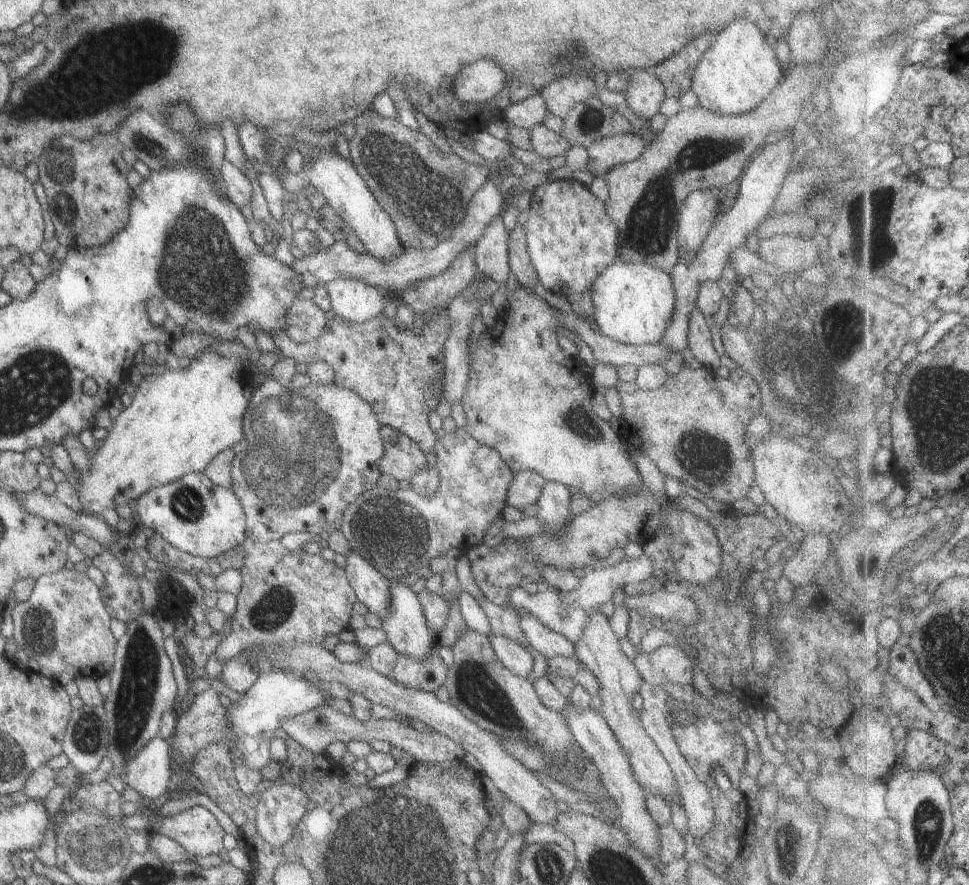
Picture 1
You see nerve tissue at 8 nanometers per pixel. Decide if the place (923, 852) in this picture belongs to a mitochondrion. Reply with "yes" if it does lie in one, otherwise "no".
yes

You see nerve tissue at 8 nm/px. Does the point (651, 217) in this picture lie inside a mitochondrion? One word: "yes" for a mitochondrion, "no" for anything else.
yes

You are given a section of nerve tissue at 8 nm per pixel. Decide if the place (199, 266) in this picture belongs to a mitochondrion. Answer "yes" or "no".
yes

